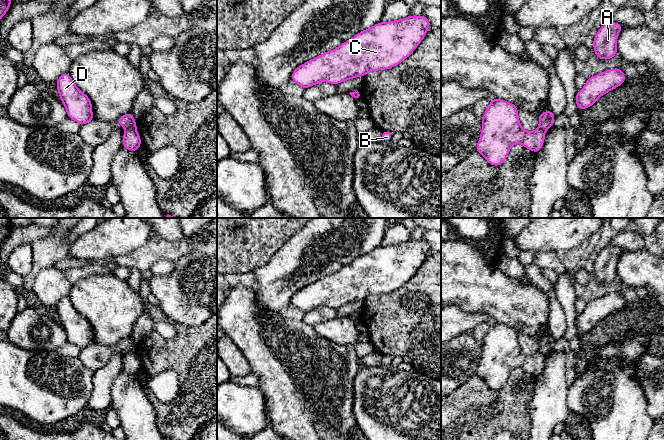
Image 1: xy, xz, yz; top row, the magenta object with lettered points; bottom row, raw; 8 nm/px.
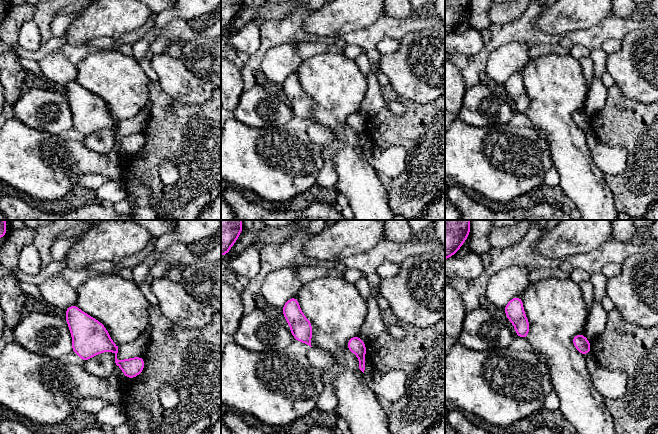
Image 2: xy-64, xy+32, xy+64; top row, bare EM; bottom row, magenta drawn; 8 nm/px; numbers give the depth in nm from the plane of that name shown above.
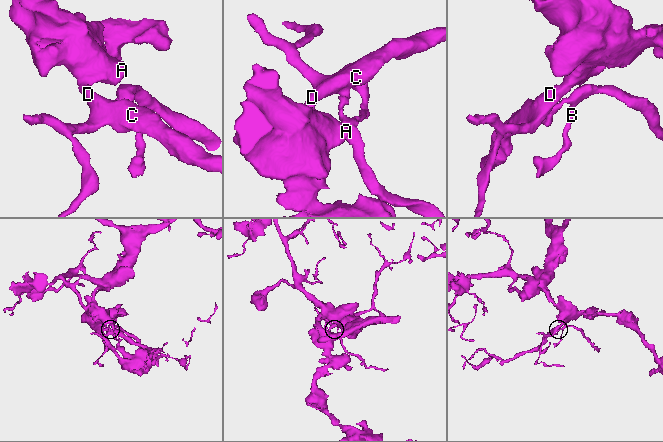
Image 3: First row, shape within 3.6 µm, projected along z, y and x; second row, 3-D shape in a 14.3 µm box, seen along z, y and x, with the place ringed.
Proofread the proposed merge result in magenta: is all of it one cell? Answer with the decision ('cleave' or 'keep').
cleave

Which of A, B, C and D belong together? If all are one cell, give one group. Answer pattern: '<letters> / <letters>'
A C D / B

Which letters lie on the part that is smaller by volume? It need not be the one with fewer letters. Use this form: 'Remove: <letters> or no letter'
Remove: B

